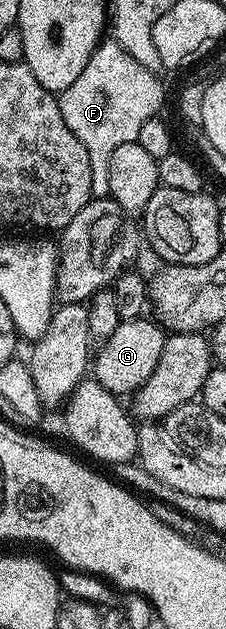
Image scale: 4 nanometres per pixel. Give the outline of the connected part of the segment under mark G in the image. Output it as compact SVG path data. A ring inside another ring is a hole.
M140 317L120 321L111 336L102 340L100 347L103 348L94 352L93 377L109 393L117 397L127 394L130 396L141 385L145 385L145 381L149 381L149 373L157 369L157 361L161 361L161 349L166 340L164 328L154 318Z

